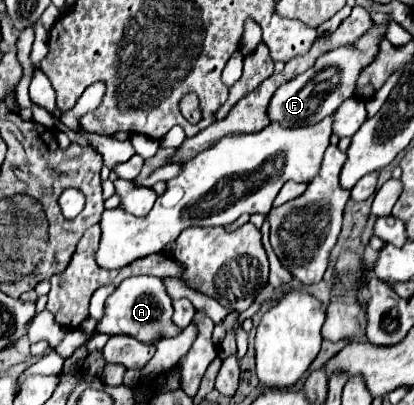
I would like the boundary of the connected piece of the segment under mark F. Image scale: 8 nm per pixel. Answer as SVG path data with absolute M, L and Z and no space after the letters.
M374 24L374 28L370 32L366 32L358 42L354 42L350 46L340 46L336 50L322 54L310 70L292 78L290 82L286 82L284 86L280 86L274 92L270 106L268 106L270 120L292 128L292 126L310 126L310 124L316 124L318 120L334 114L334 110L338 110L338 106L354 94L358 74L368 64L372 64L372 60L378 54L382 38L386 38L386 28L380 24Z

